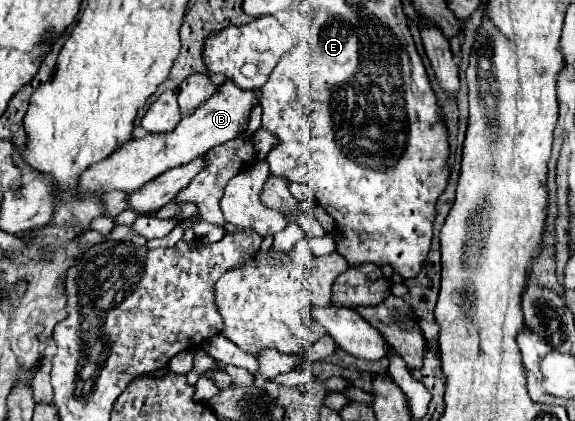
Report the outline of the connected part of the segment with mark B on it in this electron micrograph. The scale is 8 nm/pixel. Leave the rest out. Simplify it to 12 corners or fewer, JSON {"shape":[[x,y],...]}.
{"shape":[[219,84],[173,132],[87,168],[83,192],[143,188],[245,132],[257,90]]}

